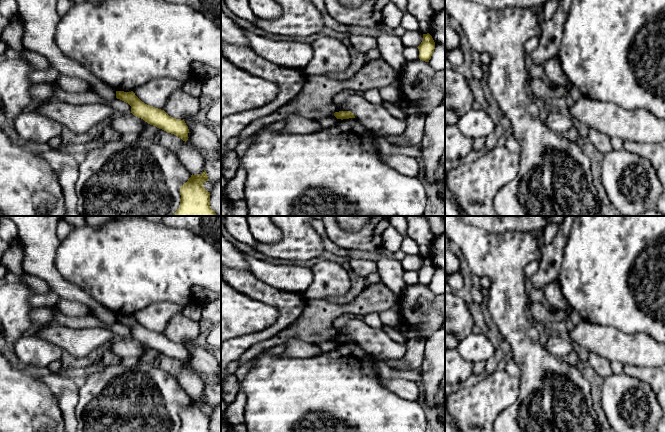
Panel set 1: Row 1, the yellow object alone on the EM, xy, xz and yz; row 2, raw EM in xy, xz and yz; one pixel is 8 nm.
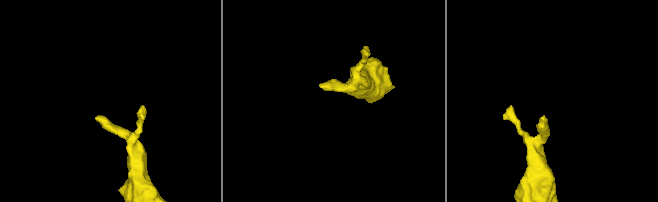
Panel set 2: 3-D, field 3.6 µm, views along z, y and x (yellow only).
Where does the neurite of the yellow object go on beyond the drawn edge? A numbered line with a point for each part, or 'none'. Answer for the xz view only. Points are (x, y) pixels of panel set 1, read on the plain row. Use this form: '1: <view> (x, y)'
none

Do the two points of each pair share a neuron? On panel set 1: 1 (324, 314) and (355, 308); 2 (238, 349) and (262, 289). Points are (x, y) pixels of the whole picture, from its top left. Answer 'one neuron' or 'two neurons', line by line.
1: one neuron
2: one neuron

